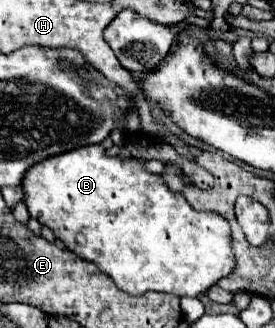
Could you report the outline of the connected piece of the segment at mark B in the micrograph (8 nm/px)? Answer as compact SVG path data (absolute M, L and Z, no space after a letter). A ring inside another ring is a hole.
M101 144L83 146L57 158L35 164L23 178L25 204L33 218L49 226L63 244L85 260L91 260L109 274L123 292L139 296L145 292L167 292L181 296L201 296L223 276L235 270L229 222L215 212L195 212L177 192L171 192L159 174L143 168L143 162L105 156Z

